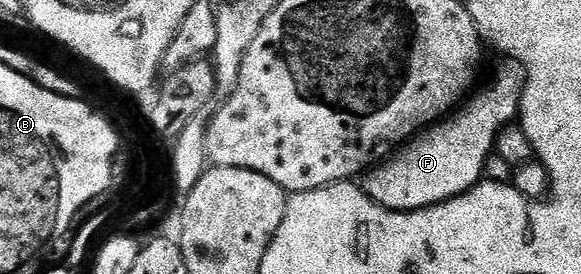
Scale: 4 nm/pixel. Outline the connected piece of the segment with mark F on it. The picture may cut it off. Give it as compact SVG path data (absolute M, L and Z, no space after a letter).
M509 66L513 67L503 68L493 84L481 92L478 90L464 104L465 108L454 110L444 122L432 124L404 144L384 165L372 168L363 183L366 193L389 211L421 211L436 203L446 203L482 182L485 158L494 154L497 134L519 115L523 71L520 66Z

